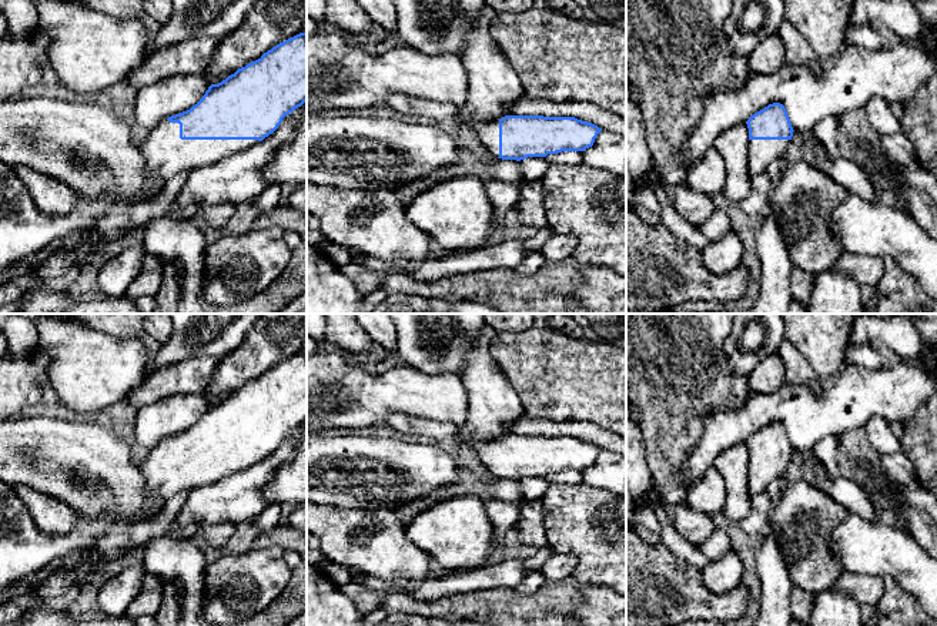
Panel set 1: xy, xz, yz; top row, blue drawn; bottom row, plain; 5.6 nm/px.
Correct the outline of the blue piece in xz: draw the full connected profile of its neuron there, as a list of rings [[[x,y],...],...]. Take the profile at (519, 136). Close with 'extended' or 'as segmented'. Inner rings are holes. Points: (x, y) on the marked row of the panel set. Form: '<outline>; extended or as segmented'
[[[505,116],[475,123],[473,130],[493,157],[516,161],[562,151],[585,151],[602,131],[575,117],[543,116]]]; extended

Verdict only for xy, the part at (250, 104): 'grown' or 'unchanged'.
grown

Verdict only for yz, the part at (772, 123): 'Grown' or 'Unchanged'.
Grown

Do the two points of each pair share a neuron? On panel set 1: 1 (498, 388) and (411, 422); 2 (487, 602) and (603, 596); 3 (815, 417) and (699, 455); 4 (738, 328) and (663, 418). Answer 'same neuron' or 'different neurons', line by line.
1: different neurons
2: same neuron
3: same neuron
4: different neurons

